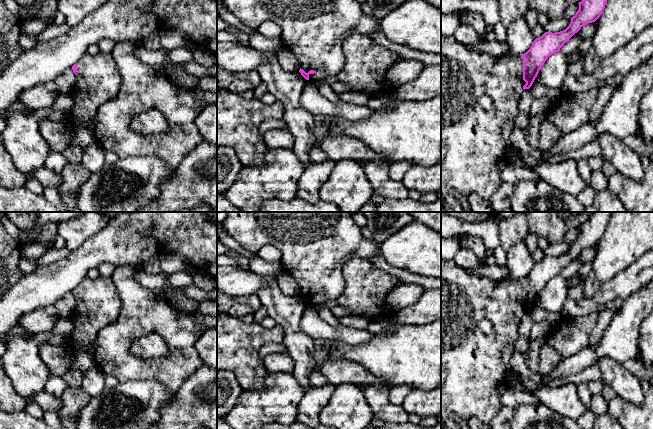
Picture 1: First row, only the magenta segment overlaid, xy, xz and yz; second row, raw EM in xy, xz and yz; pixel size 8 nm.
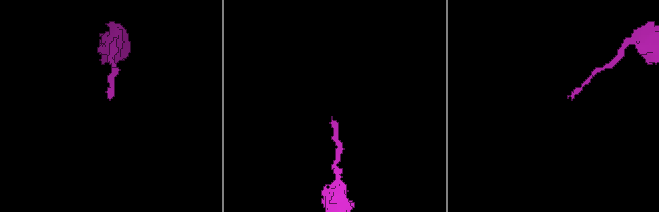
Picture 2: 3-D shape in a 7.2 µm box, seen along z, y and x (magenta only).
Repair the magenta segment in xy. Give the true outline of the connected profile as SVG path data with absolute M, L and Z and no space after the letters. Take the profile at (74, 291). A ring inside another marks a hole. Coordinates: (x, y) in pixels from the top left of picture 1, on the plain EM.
M99 277L97 279L85 278L76 288L72 290L76 299L73 314L70 316L74 329L67 334L68 342L66 347L73 355L76 351L84 351L93 356L95 339L105 326L116 321L120 313L120 299L116 286L111 278Z

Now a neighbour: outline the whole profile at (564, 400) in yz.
M510 376L509 386L522 392L530 392L553 411L572 420L577 420L586 411L578 395L577 385L573 383L567 383L558 388L542 387L529 391L517 378Z

